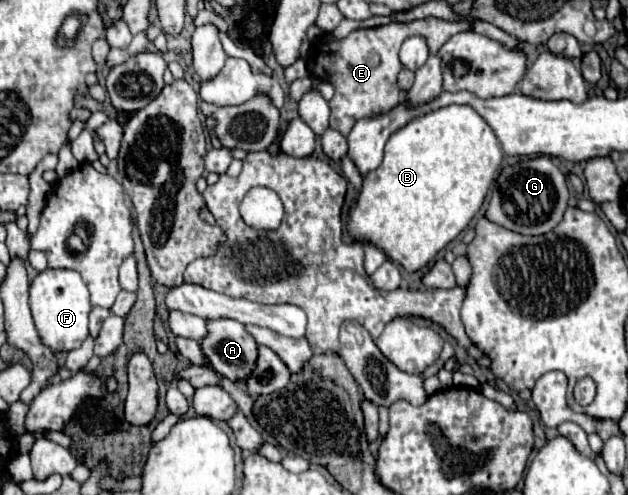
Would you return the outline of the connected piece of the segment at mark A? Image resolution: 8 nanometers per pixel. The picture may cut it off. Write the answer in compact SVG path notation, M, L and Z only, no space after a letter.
M232 318L206 320L206 324L208 336L200 340L206 360L218 374L226 376L232 382L242 382L246 376L250 376L256 364L256 342L252 336L248 336L244 324Z

